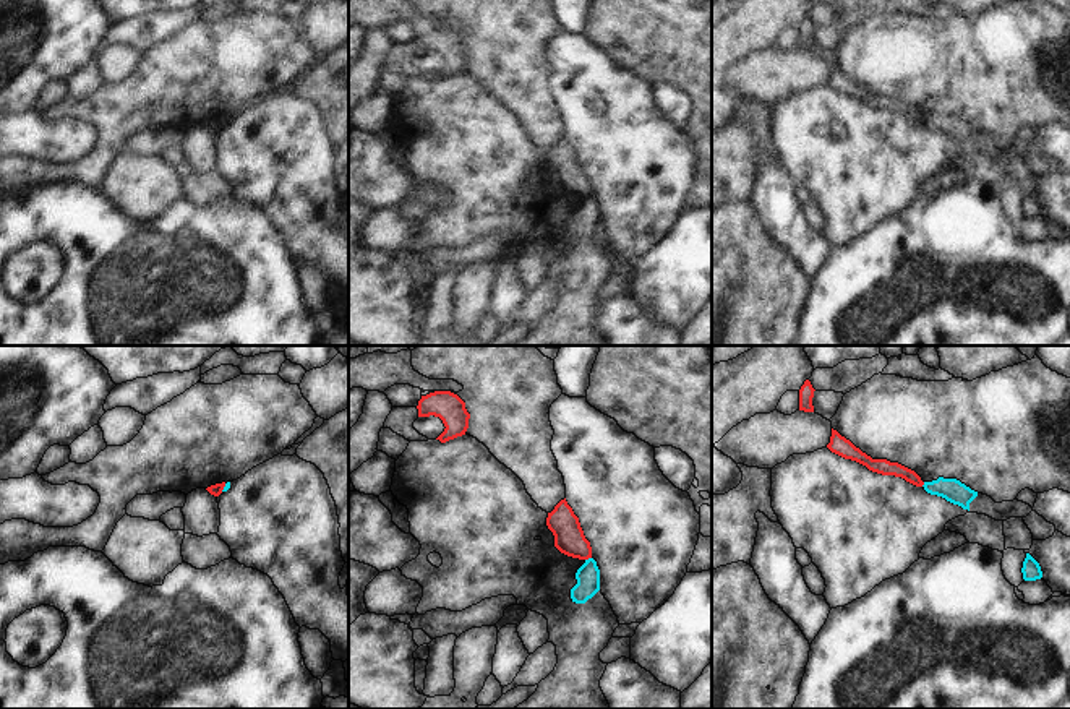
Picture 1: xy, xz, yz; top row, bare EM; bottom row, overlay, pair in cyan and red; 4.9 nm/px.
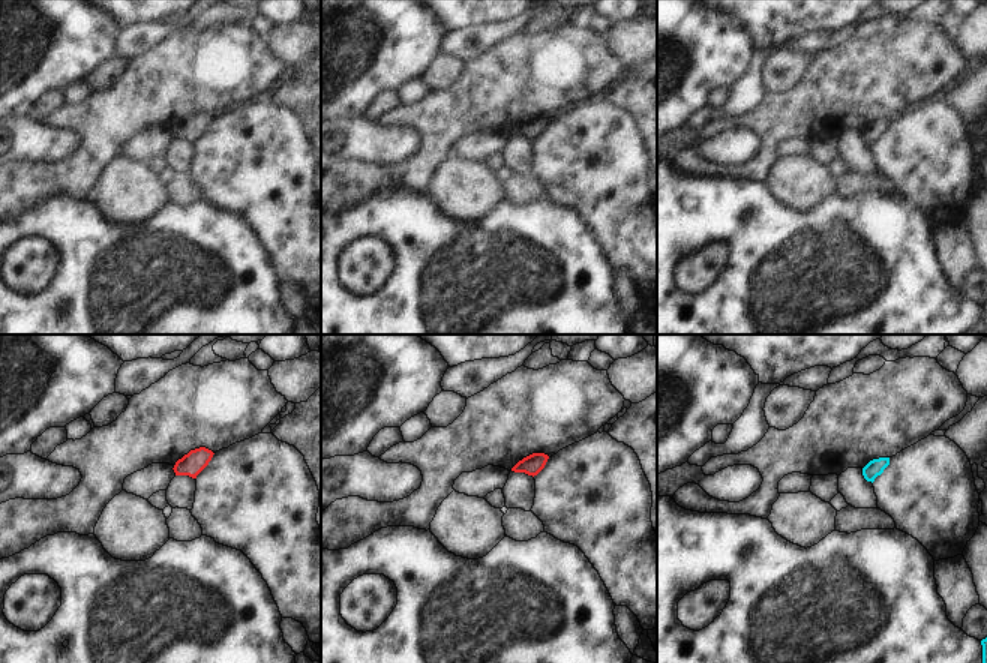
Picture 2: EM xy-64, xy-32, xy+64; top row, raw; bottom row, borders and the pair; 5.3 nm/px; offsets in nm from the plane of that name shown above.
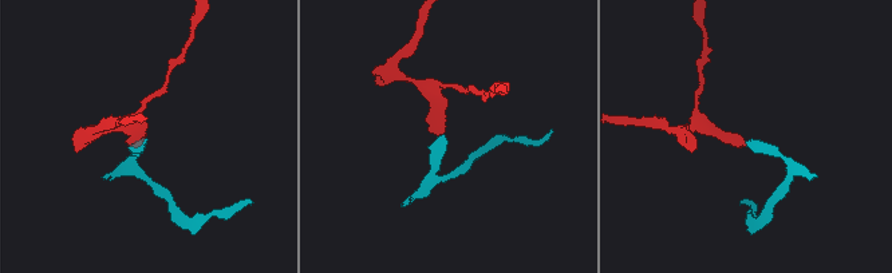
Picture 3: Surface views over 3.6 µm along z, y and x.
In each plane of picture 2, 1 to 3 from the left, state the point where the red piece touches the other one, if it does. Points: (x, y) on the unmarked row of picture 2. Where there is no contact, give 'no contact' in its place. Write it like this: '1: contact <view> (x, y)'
1: no contact
2: no contact
3: no contact

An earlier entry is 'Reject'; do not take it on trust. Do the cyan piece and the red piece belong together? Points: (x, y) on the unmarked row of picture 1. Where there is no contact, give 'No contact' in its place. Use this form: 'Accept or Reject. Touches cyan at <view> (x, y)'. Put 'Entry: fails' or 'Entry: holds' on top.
Entry: holds
Reject. Touches cyan at xz (589, 195)

